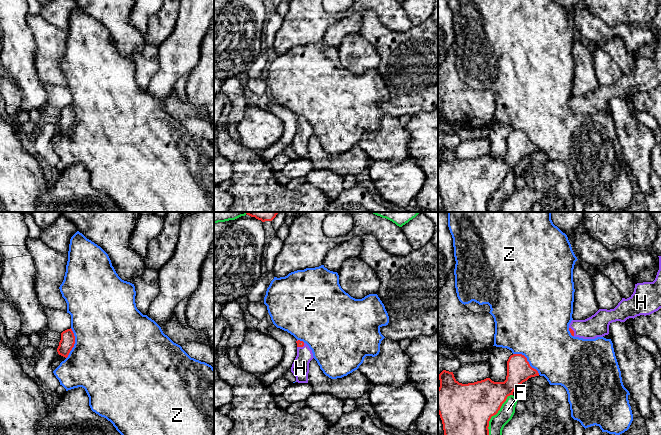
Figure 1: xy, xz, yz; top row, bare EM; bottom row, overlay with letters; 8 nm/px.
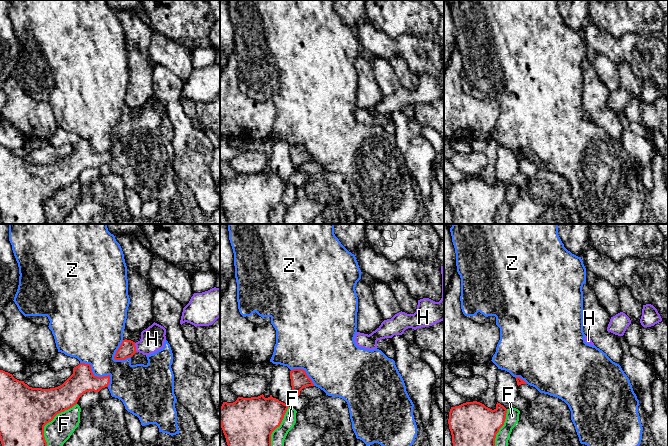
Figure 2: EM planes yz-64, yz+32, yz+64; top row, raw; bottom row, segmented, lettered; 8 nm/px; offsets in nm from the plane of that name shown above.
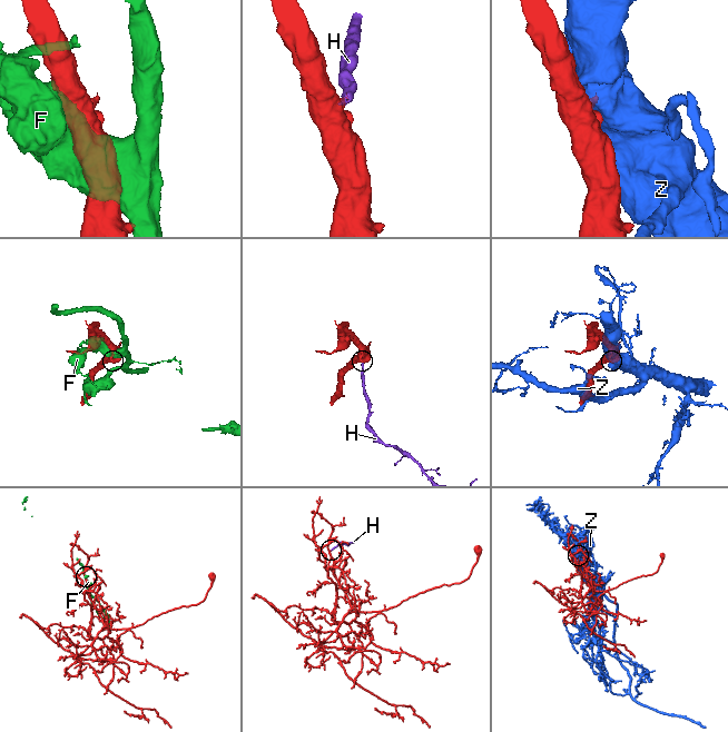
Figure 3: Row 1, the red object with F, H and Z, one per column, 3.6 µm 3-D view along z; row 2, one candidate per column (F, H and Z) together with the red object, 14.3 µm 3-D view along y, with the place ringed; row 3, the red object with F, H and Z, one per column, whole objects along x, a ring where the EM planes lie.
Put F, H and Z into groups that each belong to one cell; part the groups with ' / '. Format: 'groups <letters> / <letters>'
groups F / H / Z

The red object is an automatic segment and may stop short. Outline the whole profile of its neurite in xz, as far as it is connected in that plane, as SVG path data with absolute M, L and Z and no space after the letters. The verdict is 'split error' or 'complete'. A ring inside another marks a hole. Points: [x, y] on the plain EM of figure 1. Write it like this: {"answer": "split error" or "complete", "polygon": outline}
{"answer": "split error", "polygon": "M297 116L297 132L292 140L291 148L298 159L308 159L309 139L314 134L312 126L303 117Z"}

